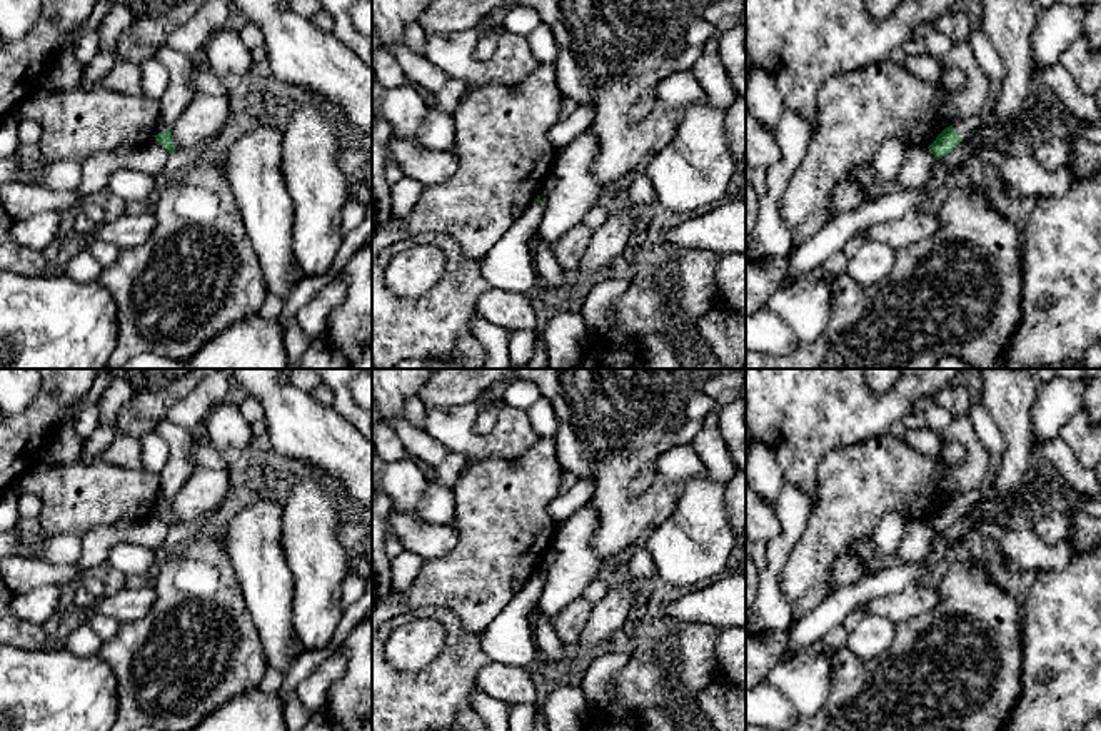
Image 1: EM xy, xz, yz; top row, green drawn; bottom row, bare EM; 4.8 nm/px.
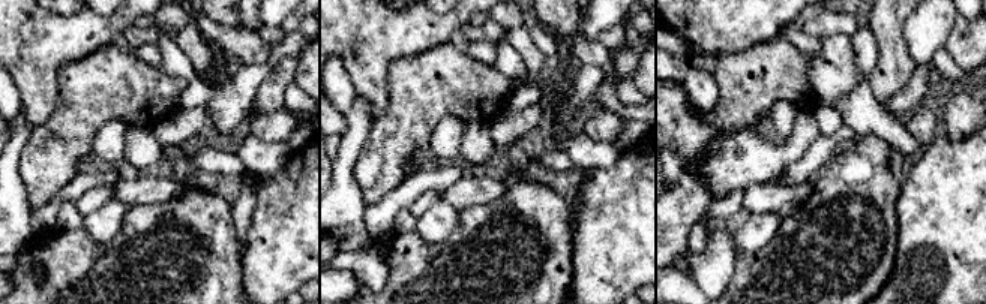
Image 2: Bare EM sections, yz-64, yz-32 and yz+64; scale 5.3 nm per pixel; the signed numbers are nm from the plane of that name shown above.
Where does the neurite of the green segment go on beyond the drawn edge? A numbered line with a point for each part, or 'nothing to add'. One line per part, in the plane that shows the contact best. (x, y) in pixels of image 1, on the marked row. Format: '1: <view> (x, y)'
1: yz (966, 126)

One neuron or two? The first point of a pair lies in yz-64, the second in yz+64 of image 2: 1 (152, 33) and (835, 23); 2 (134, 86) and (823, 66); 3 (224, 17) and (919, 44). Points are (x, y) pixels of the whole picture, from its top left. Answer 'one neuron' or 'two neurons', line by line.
1: one neuron
2: two neurons
3: two neurons

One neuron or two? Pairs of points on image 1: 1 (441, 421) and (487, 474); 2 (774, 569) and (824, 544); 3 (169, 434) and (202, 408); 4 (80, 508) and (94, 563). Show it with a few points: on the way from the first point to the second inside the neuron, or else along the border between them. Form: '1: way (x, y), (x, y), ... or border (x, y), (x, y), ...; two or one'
1: border (517, 454), (512, 458), (487, 458), (467, 466); two
2: border (804, 531), (779, 576), (779, 586), (788, 603); two
3: border (164, 419), (194, 431); two
4: border (124, 519), (114, 524), (95, 526), (82, 538); two

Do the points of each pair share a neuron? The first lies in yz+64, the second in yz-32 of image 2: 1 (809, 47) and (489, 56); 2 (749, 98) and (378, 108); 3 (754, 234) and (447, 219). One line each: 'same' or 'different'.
1: same
2: different
3: same

